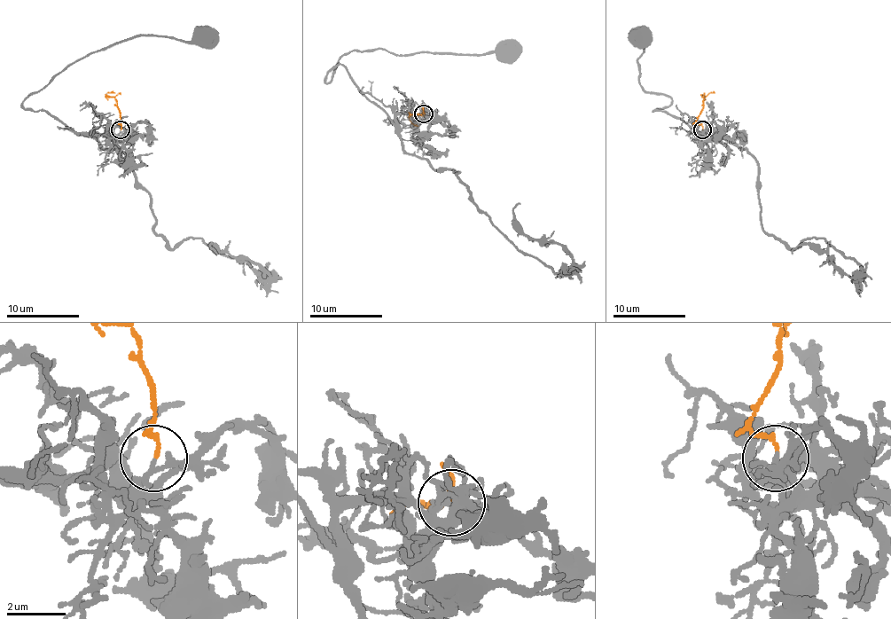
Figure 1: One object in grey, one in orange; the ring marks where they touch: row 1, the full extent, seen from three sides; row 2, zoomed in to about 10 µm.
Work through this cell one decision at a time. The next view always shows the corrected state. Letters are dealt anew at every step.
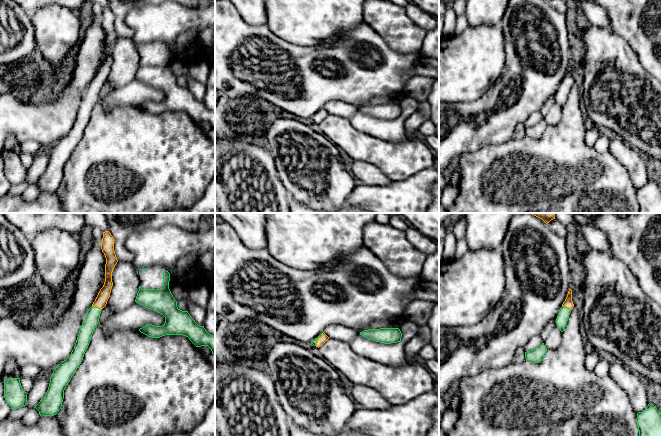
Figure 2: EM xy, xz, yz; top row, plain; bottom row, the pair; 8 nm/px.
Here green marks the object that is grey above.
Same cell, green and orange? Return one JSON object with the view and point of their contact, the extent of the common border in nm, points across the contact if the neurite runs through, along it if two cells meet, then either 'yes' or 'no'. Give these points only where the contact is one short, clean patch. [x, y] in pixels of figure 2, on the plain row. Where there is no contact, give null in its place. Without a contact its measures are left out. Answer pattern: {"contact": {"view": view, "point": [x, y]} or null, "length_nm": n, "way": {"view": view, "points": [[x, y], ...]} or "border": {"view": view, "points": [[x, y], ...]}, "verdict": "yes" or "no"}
{"contact": {"view": "xy", "point": [97, 83]}, "length_nm": 90, "way": {"view": "xy", "points": [[92, 93], [97, 83], [101, 76]]}, "verdict": "yes"}

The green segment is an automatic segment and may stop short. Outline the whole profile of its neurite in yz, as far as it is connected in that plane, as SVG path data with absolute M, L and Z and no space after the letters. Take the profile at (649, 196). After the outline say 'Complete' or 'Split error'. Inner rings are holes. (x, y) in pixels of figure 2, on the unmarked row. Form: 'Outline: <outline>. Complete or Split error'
Outline: M653 181L637 189L639 213L661 213L661 188Z. Complete

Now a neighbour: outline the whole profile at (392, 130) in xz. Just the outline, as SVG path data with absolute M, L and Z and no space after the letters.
M358 109L349 121L355 129L385 141L401 142L405 137L404 119L401 117L384 120Z

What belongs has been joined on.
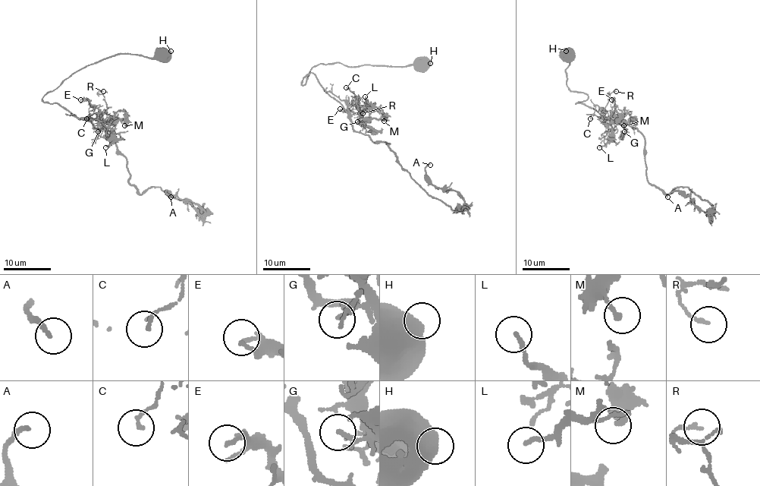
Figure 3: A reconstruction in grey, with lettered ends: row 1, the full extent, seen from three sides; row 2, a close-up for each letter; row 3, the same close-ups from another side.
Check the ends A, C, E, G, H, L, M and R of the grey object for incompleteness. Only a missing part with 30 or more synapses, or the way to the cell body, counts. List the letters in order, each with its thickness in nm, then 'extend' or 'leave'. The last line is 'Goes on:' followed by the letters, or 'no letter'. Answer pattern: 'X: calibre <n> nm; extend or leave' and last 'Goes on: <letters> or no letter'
A: calibre 170 nm; leave
C: calibre 130 nm; leave
E: calibre 200 nm; leave
G: calibre 200 nm; leave
H: calibre 900 nm; leave
L: calibre 160 nm; leave
M: calibre 150 nm; leave
R: calibre 130 nm; leave
Goes on: no letter

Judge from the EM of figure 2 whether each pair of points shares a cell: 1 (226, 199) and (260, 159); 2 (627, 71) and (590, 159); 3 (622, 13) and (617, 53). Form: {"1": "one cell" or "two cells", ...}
{"1": "one cell", "2": "two cells", "3": "two cells"}

